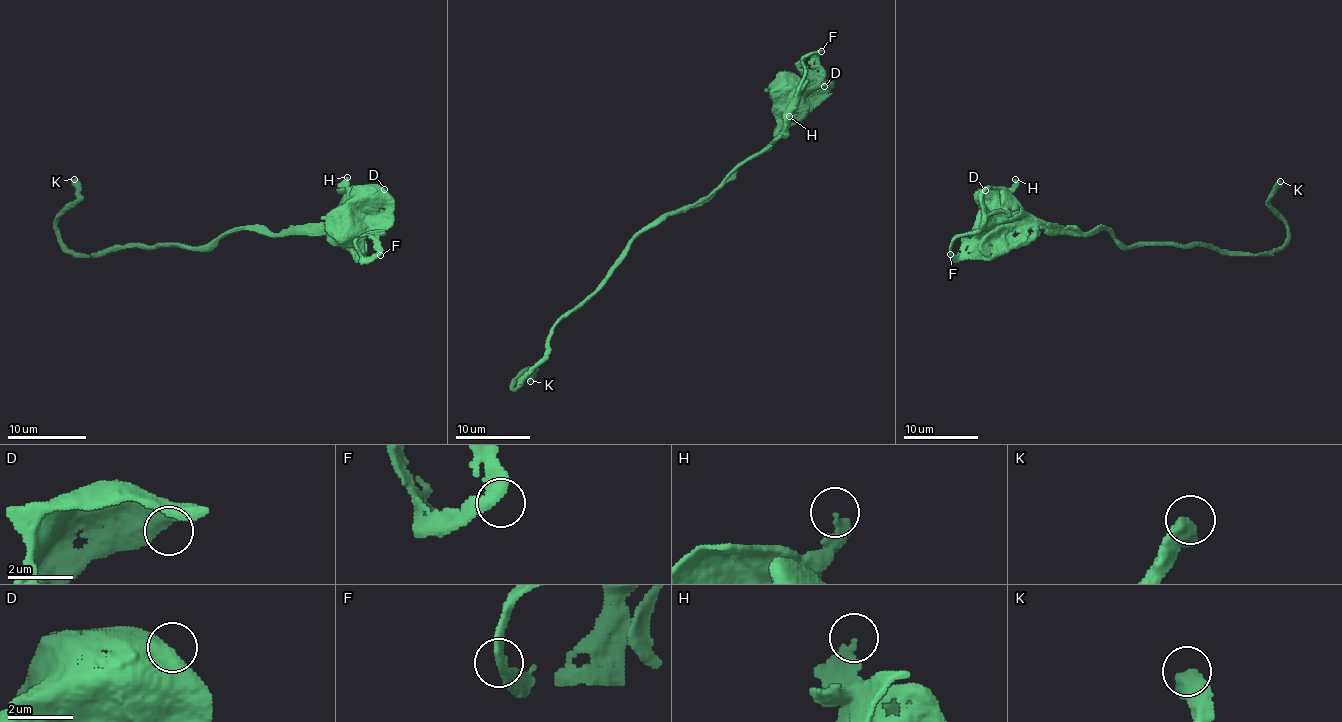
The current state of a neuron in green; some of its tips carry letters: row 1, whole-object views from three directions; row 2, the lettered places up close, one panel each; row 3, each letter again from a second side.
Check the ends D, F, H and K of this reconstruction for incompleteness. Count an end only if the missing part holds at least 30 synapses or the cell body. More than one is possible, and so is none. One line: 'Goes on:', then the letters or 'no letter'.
Goes on: K

